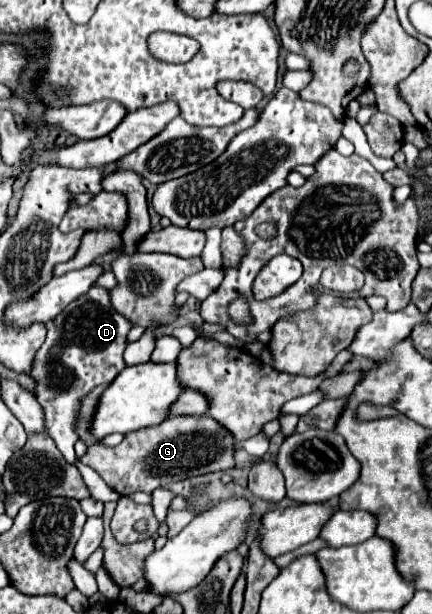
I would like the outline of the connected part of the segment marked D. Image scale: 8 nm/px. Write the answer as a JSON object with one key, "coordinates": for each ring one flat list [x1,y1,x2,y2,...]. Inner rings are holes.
{"coordinates":[[93,287,81,299,75,299,57,315,47,321,47,341,37,351,33,361,31,377,35,379,35,399,41,403,45,413,45,431,55,441,57,449,69,463,77,461,73,445,77,441,77,415,83,397,99,385,109,385,127,365,123,351,127,347,127,333,133,323,117,313,111,305,109,291]]}

